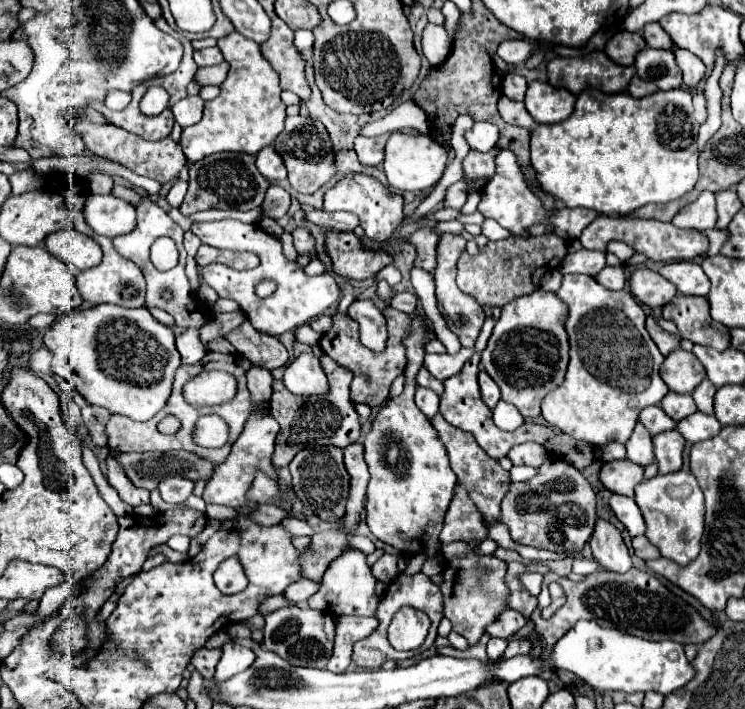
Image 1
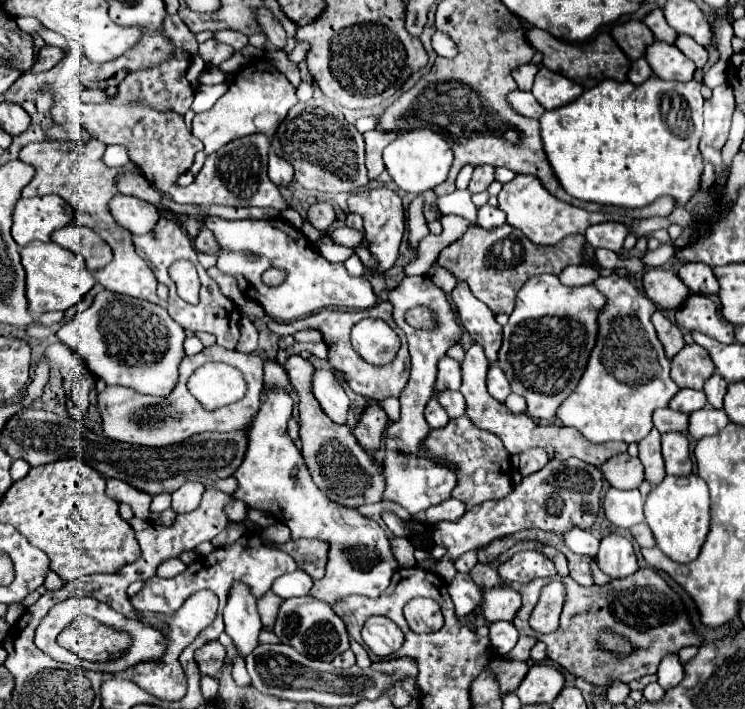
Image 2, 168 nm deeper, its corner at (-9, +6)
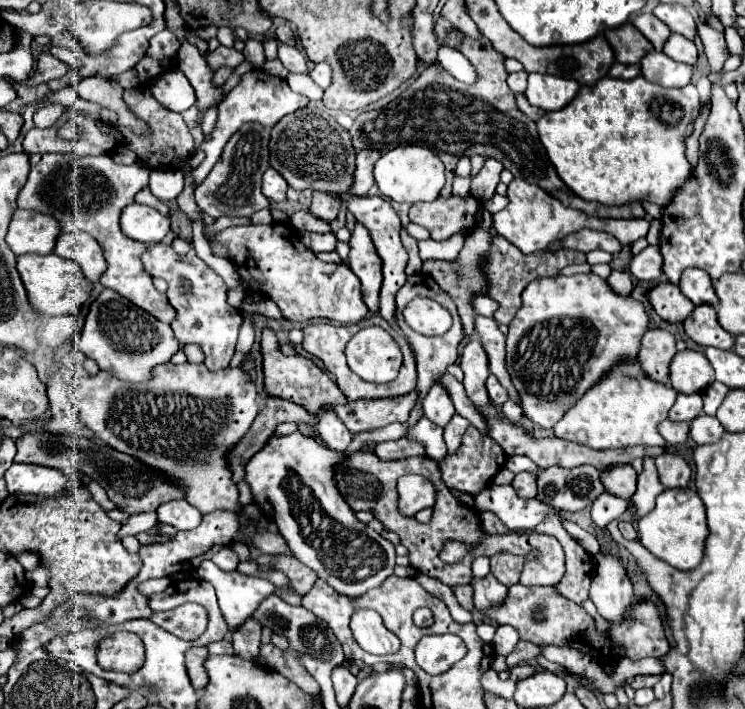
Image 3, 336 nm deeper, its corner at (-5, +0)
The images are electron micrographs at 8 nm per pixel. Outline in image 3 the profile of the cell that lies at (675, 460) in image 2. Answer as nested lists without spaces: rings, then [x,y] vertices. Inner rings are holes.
[[[666,452],[666,454],[658,456],[654,462],[658,468],[658,478],[664,488],[686,488],[688,486],[692,470],[684,462],[684,458]]]

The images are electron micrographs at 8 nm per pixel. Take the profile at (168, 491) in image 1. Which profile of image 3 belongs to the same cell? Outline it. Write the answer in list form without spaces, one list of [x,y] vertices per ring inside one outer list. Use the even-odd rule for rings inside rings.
[[[186,500],[166,502],[166,504],[158,506],[156,514],[162,524],[170,524],[176,530],[194,530],[202,520],[200,510],[190,506]]]

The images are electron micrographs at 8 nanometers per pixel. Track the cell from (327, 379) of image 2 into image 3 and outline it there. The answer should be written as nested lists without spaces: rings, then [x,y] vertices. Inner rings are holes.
[[[330,410],[322,416],[316,430],[318,430],[318,438],[322,440],[322,444],[336,452],[346,450],[352,440],[352,432],[346,430],[346,426],[336,418],[336,414],[330,414]]]

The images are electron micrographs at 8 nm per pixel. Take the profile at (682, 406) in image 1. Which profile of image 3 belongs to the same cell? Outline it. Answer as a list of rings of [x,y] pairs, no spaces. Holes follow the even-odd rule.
[[[678,394],[676,404],[670,408],[670,420],[690,422],[702,414],[702,396],[700,394]]]

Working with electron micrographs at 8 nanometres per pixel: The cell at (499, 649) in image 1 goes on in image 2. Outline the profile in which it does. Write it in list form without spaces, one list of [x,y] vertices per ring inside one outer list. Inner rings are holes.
[[[494,622],[490,624],[490,642],[498,654],[508,654],[518,642],[518,630],[512,622]]]

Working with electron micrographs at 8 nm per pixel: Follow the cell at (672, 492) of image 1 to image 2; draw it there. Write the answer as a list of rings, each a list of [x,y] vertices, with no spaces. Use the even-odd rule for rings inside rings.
[[[698,474],[690,476],[666,476],[656,484],[644,504],[646,524],[650,526],[656,546],[674,562],[688,564],[698,558],[700,548],[710,532],[710,512],[708,512],[708,486]]]

